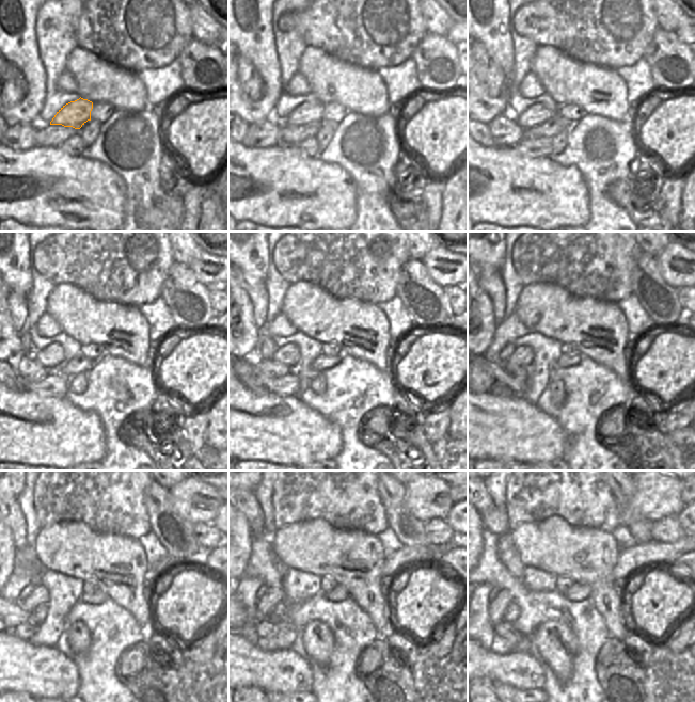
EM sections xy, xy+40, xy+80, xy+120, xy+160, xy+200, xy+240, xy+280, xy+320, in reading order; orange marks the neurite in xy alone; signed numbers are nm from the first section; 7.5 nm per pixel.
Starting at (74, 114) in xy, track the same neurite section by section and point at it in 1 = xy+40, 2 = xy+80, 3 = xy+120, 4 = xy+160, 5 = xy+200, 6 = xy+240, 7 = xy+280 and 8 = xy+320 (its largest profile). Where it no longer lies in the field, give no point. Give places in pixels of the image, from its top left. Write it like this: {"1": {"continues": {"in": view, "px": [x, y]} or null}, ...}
{"1": {"continues": {"in": "xy+40", "px": [309, 111]}}, "2": {"continues": {"in": "xy+80", "px": [537, 113]}}, "3": {"continues": {"in": "xy+120", "px": [50, 356]}}, "4": {"continues": {"in": "xy+160", "px": [288, 354]}}, "5": {"continues": {"in": "xy+200", "px": [522, 355]}}, "6": {"continues": {"in": "xy+240", "px": [40, 594]}}, "7": {"continues": {"in": "xy+280", "px": [264, 606]}}, "8": {"continues": {"in": "xy+320", "px": [501, 607]}}}

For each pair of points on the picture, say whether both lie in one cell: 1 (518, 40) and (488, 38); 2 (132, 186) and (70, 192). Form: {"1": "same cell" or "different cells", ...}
{"1": "different cells", "2": "different cells"}

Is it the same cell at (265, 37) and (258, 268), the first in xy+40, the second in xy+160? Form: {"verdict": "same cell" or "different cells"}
{"verdict": "same cell"}

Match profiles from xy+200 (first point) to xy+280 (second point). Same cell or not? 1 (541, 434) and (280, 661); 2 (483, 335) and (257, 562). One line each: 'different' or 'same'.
1: same
2: different

